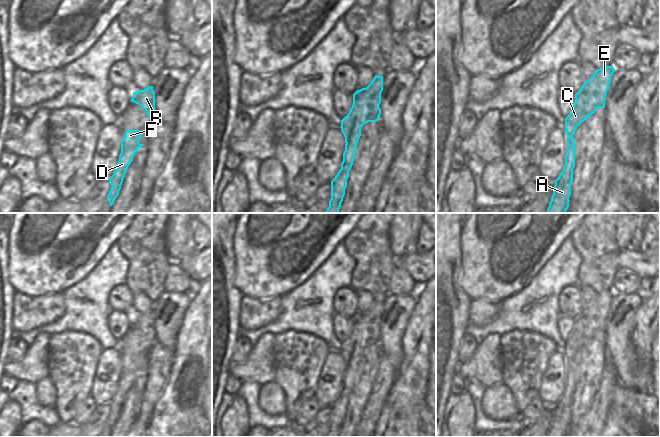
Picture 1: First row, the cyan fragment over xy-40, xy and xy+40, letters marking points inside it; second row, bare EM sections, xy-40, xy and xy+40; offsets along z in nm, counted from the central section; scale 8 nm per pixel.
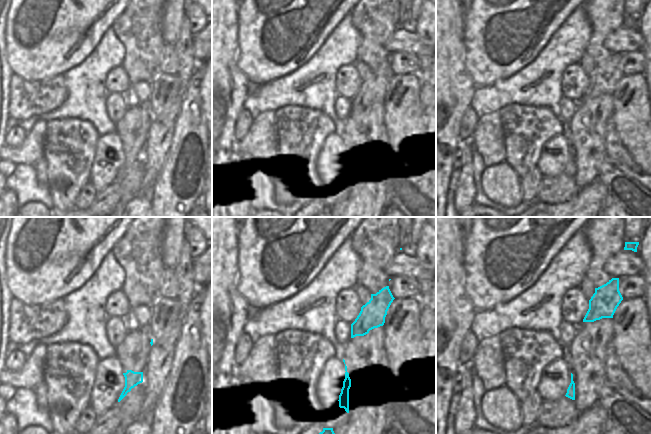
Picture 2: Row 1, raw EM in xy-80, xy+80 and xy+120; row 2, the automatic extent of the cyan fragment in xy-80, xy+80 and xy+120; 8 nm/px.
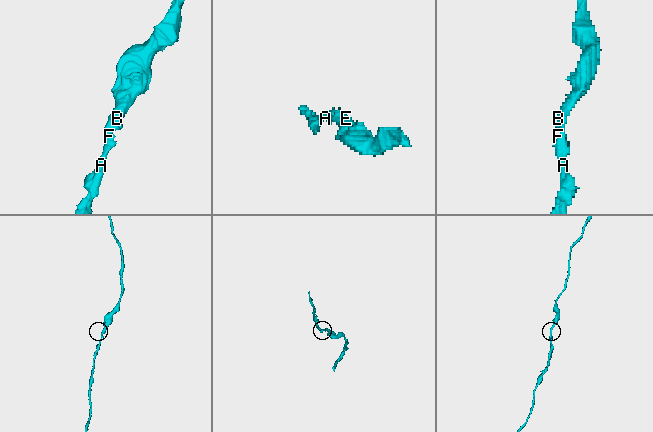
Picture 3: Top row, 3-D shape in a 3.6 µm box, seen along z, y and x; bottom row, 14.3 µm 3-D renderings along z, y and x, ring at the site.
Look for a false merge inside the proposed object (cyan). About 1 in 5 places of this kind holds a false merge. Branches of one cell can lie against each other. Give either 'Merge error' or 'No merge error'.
No merge error.

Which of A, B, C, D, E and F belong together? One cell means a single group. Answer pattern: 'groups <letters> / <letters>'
groups A B C D E F

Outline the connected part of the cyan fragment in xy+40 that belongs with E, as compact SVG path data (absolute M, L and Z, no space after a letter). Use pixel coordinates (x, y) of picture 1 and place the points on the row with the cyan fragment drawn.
M613 66L597 69L575 94L575 103L565 118L564 130L567 135L565 165L555 180L547 213L566 213L569 207L573 169L575 167L575 139L573 135L577 127L594 114L598 108L605 108L605 97L614 71Z

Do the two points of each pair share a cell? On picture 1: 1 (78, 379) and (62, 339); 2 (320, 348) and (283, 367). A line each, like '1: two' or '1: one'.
1: one
2: one

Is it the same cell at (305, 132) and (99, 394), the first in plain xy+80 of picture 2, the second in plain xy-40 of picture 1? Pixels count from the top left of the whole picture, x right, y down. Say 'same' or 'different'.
different

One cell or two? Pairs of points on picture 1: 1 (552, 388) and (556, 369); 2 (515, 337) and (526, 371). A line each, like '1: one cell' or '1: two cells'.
1: one cell
2: one cell

